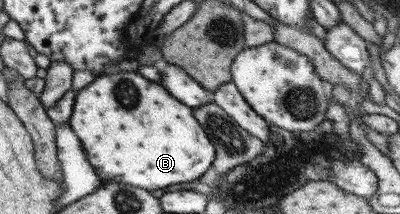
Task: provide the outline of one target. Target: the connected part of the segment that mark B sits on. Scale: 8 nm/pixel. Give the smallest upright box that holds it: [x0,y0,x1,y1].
[69,72,214,191]

